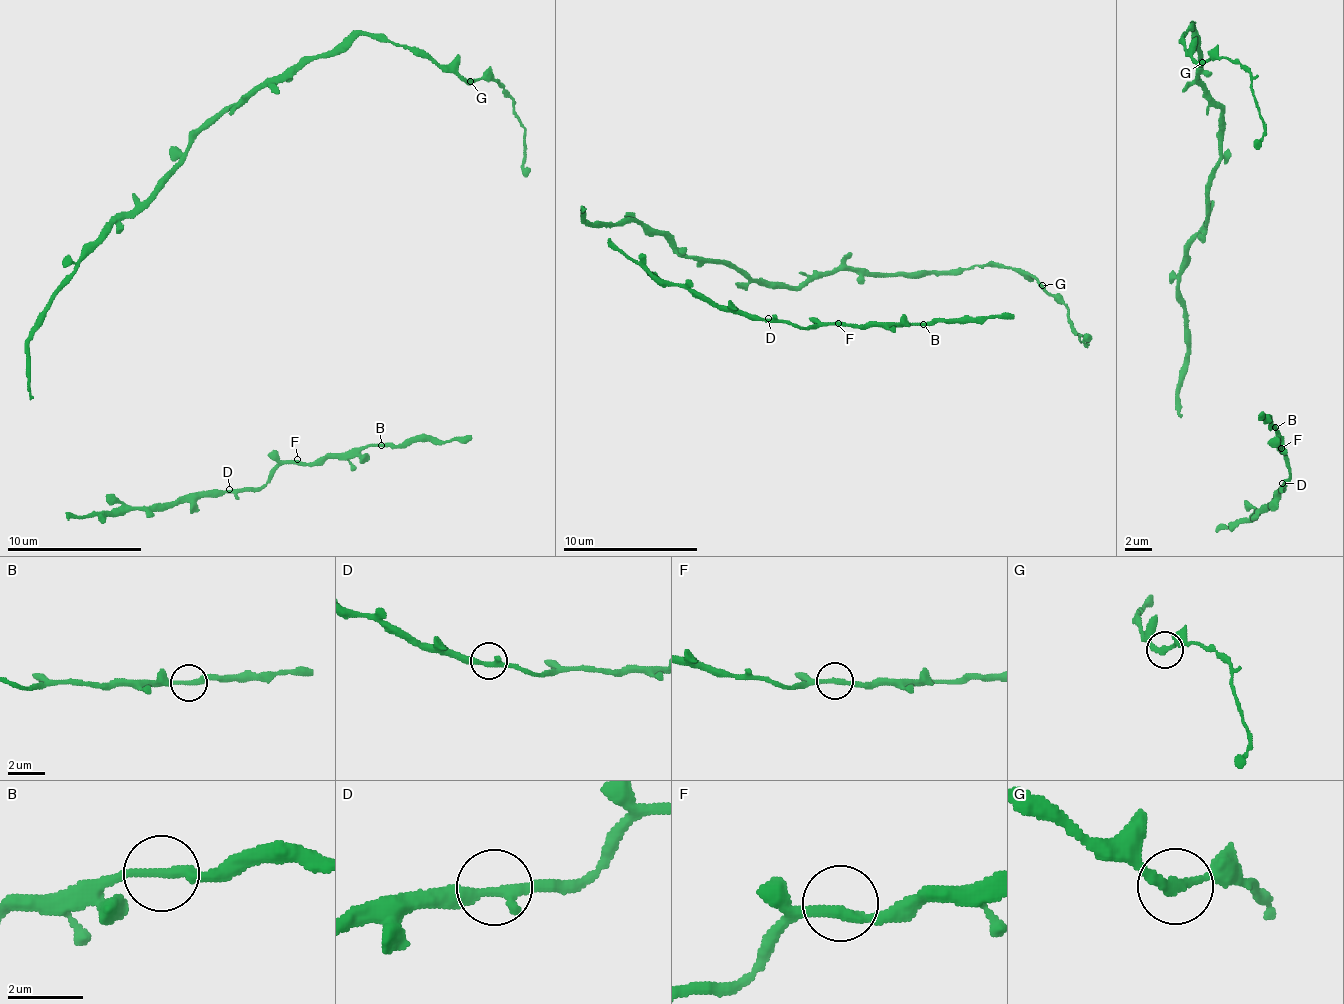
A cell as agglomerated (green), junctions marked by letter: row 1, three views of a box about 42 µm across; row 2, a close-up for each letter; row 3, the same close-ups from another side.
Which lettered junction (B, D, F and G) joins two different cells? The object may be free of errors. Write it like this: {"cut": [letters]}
{"cut": []}

